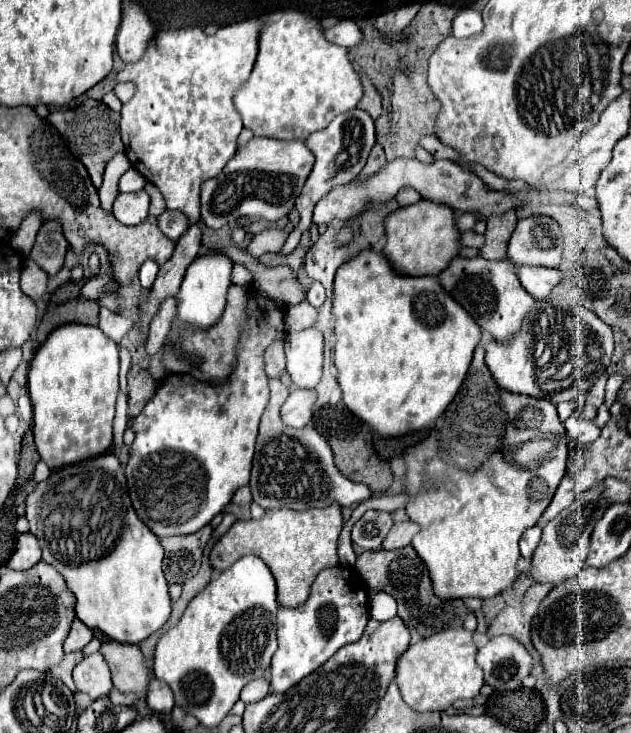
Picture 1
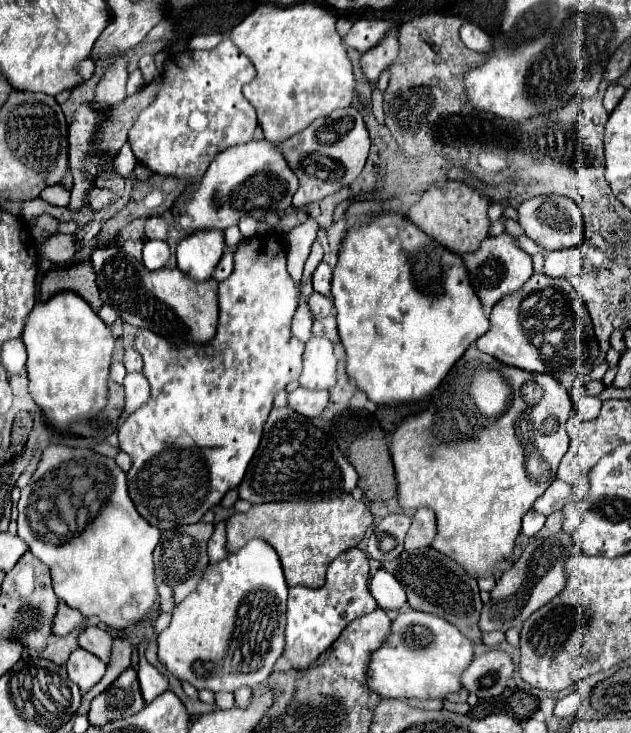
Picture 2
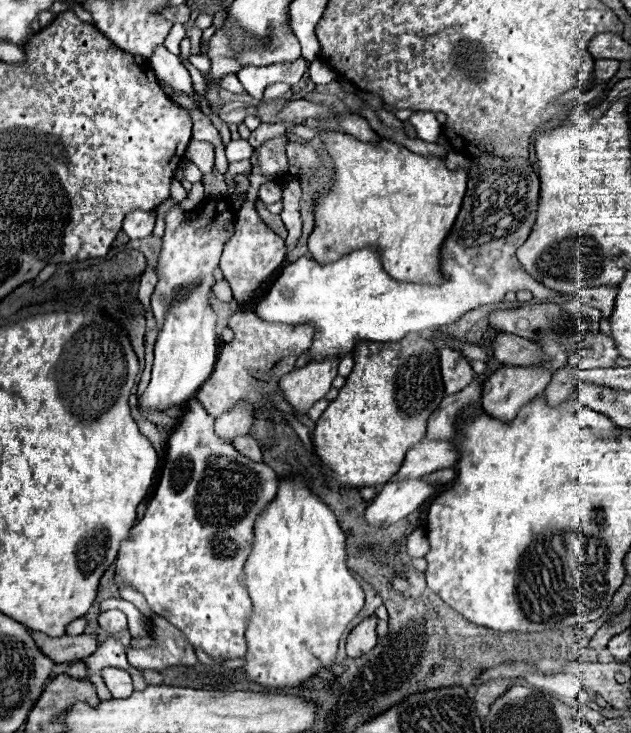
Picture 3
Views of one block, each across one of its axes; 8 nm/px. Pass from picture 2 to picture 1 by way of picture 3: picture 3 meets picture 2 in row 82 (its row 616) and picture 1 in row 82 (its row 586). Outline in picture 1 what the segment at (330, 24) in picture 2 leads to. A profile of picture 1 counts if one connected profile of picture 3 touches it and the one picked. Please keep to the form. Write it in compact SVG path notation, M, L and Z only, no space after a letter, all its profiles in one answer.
M274 10L270 14L264 14L262 16L262 30L260 30L260 38L258 38L258 56L256 56L256 62L254 62L254 68L252 68L252 74L248 78L248 82L242 86L242 90L234 96L234 104L238 108L238 112L242 114L242 120L244 120L244 126L250 128L254 132L254 136L266 136L266 138L286 138L286 140L306 140L308 134L316 132L316 130L322 130L326 128L338 114L342 112L348 112L352 108L356 108L356 104L360 102L364 90L362 90L362 84L360 84L360 76L358 72L352 68L350 60L348 60L348 54L346 54L346 48L340 48L332 42L328 42L324 38L324 30L320 26L320 22L304 12L298 12L298 10Z

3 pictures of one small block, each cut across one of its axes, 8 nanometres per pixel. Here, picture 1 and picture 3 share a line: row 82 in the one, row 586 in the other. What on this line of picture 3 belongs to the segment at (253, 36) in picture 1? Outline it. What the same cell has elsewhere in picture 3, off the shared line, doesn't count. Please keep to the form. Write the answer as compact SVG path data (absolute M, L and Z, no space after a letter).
M192 398L188 400L188 404L184 406L184 414L178 418L170 438L168 438L168 450L166 450L166 460L160 472L160 480L156 484L156 490L152 494L152 498L146 504L146 512L144 518L132 526L130 536L120 544L120 552L118 552L118 560L116 560L116 582L124 582L134 586L136 590L140 590L148 602L148 606L162 618L166 618L172 626L176 626L192 644L194 650L202 650L212 658L242 658L246 654L246 638L244 638L244 630L246 630L246 618L252 612L252 604L248 598L246 588L242 586L242 570L244 570L244 562L250 554L252 548L252 530L254 530L254 520L256 516L264 510L264 506L276 496L278 490L278 476L272 468L268 468L266 464L252 464L252 460L248 460L246 456L240 456L236 452L236 448L232 444L226 444L224 440L220 440L214 434L214 420L212 416L208 416L208 412L202 408L202 404Z

